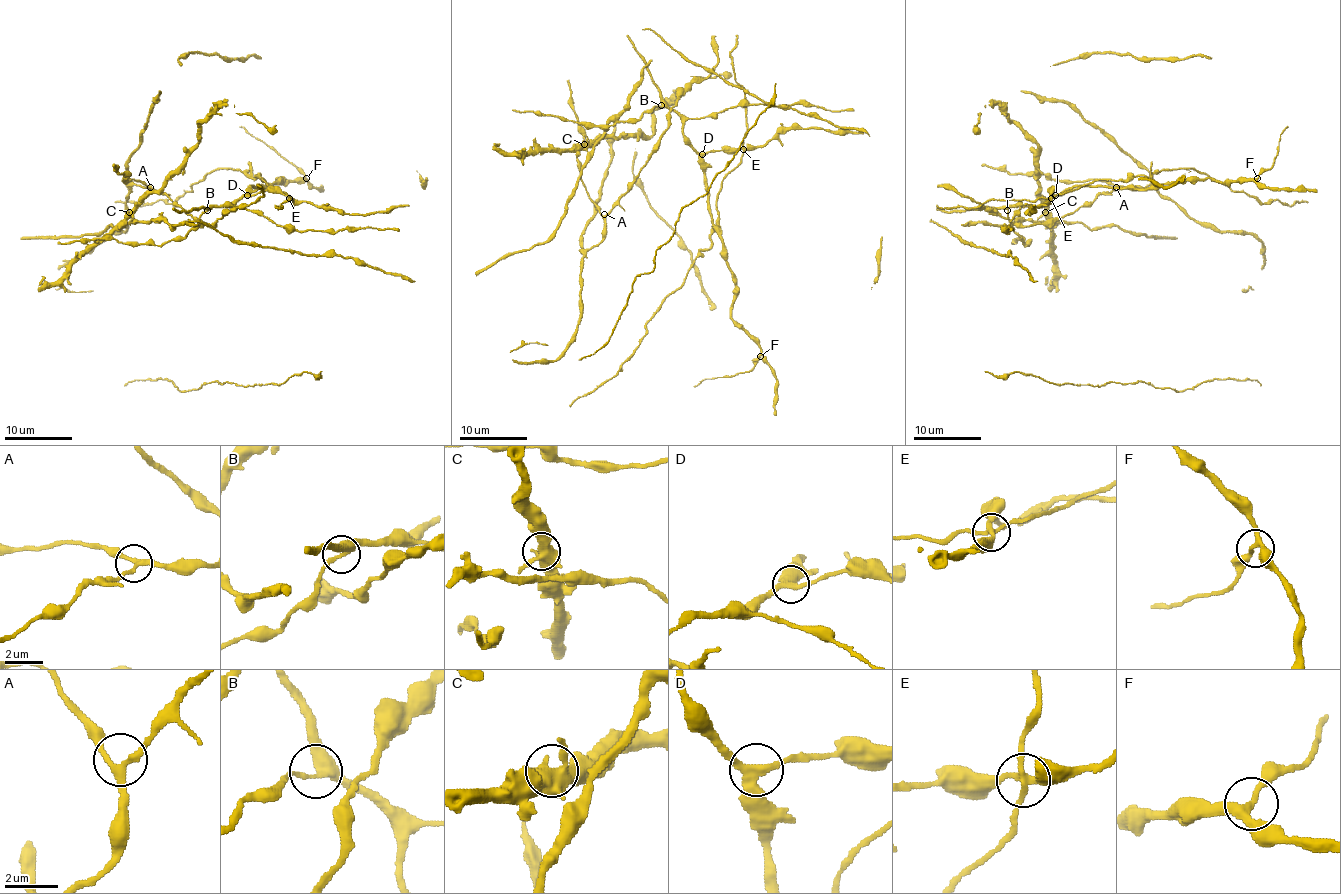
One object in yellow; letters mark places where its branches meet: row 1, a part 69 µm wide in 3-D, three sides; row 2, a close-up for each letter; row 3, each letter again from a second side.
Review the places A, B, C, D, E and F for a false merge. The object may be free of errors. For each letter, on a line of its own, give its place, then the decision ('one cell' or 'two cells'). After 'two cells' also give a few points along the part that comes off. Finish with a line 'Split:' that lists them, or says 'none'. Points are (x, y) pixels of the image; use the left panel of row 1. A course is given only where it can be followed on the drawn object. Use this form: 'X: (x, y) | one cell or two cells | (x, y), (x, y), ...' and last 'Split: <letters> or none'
A: (150, 187) | one cell
B: (207, 210) | one cell
C: (129, 212) | one cell
D: (247, 195) | one cell
E: (289, 198) | two cells | (289, 198), (257, 175), (250, 177), (230, 168), (212, 170), (171, 203), (114, 202)
F: (306, 178) | one cell
Split: E

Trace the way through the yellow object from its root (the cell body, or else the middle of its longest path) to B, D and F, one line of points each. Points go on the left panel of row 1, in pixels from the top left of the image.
B: (126, 210), (126, 195), (133, 185), (161, 192), (187, 214), (213, 225), (220, 217), (219, 207), (207, 210)
D: (126, 210), (133, 185), (151, 187), (213, 225), (220, 217), (219, 207), (232, 207), (247, 195)
F: (126, 210), (133, 185), (151, 187), (213, 225), (219, 207), (250, 187), (306, 178)

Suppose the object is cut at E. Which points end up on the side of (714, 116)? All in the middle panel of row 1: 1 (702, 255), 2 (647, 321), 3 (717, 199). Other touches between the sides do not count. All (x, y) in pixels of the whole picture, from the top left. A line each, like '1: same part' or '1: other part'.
1: other part
2: other part
3: other part

